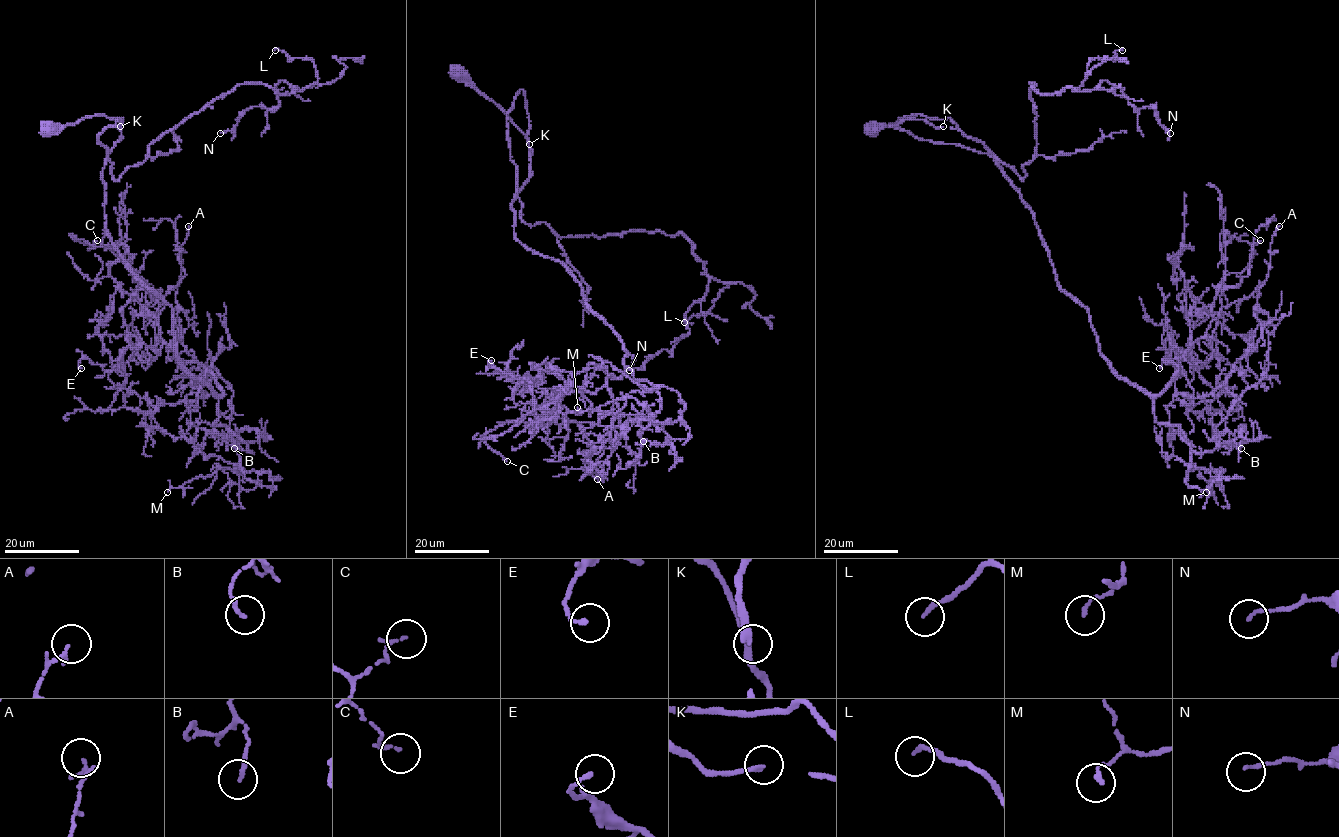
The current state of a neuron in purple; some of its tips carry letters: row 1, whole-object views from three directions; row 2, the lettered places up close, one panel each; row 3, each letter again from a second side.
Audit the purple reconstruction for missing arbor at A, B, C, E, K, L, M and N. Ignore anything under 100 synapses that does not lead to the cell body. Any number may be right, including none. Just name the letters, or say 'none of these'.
none of these

